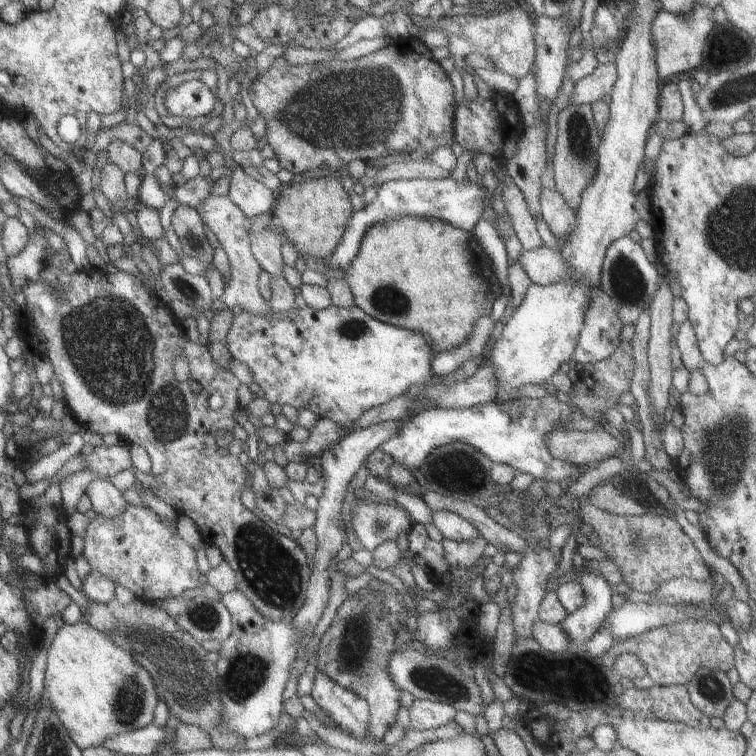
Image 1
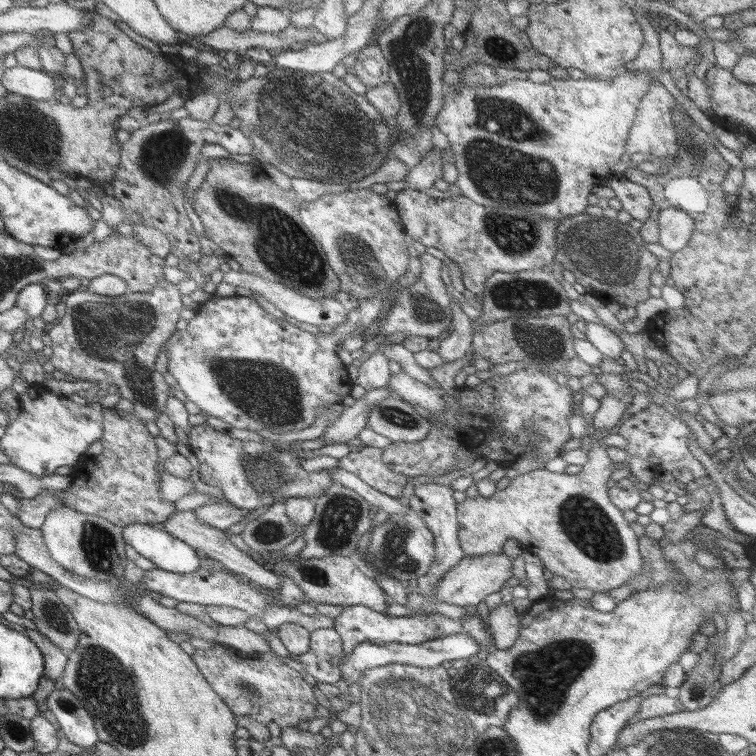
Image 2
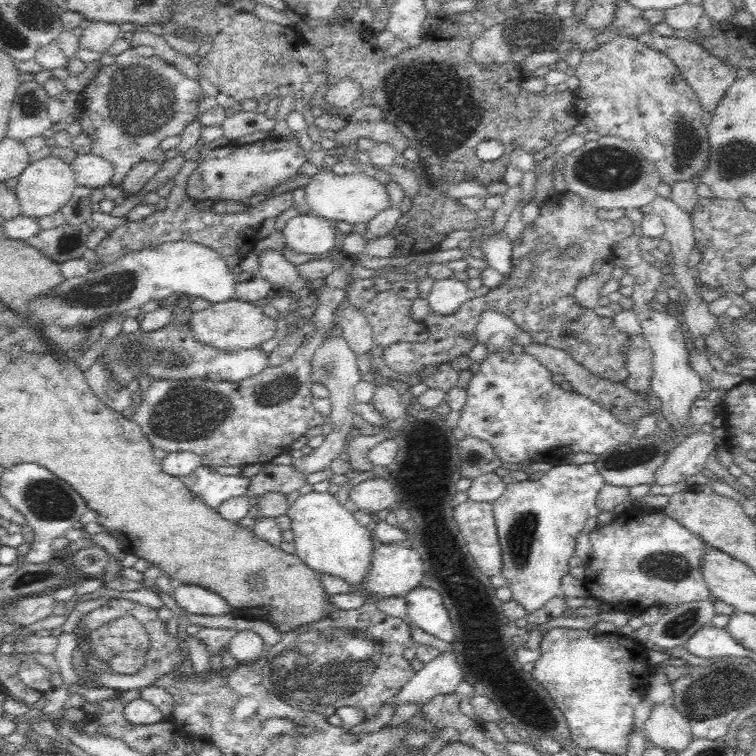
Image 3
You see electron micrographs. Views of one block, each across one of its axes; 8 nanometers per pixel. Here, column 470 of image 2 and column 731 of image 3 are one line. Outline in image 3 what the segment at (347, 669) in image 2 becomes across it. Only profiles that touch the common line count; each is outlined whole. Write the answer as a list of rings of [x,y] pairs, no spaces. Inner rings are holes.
[[[711,625],[700,628],[688,640],[684,648],[692,656],[706,659],[737,657],[737,660],[750,660],[754,656],[752,651],[736,643],[728,630],[718,629]]]

